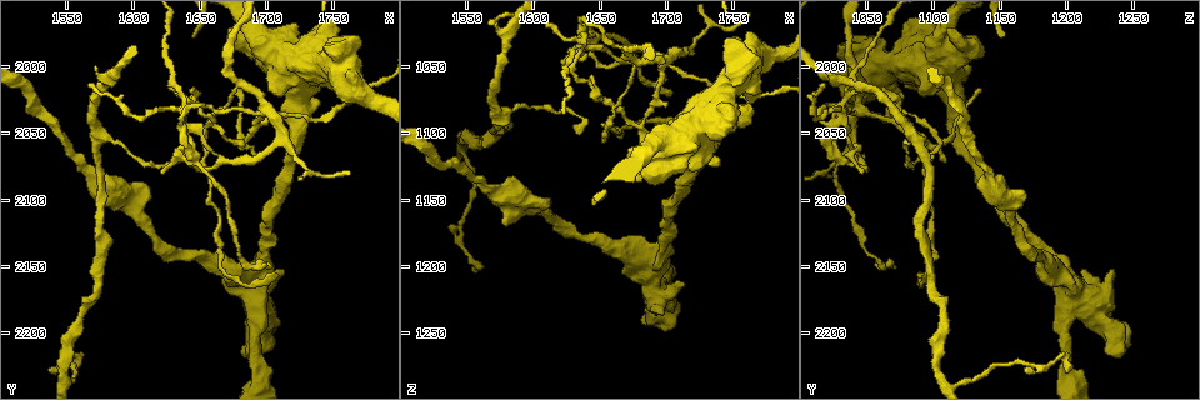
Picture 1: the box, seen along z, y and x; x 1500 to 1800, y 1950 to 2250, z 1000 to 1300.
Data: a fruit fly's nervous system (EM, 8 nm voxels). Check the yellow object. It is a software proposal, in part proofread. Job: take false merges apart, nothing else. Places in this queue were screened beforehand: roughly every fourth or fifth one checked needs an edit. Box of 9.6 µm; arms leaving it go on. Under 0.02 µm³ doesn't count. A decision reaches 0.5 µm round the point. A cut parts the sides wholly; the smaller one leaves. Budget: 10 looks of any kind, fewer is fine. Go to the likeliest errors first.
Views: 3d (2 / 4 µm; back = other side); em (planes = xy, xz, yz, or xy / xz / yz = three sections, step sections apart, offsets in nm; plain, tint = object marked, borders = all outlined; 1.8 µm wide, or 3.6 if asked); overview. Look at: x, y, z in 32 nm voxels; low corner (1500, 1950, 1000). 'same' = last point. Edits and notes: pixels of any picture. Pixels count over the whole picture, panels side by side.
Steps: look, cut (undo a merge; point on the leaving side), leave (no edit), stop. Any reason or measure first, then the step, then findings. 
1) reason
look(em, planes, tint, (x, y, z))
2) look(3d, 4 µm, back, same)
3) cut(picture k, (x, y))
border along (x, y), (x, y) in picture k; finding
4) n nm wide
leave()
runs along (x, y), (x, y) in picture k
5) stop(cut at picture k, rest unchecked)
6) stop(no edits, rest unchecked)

sharp bend
look(3d, 2 µm, back, (1702, 2034, 1046))

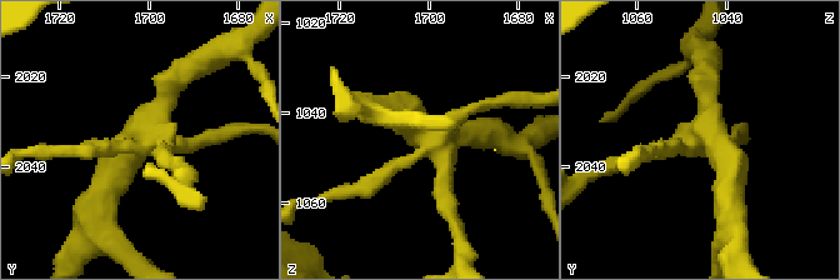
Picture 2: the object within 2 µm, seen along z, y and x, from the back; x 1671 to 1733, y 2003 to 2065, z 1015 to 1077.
now the EM
look(em, xz, step 4, plain, (1701, 2035, 1044))

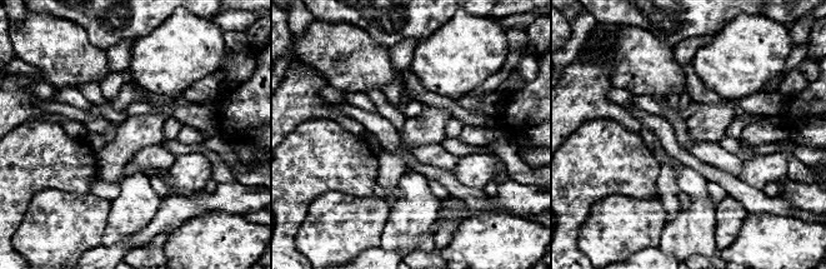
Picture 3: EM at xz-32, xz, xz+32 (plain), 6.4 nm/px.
look(em, xz, step 4, tint, same)

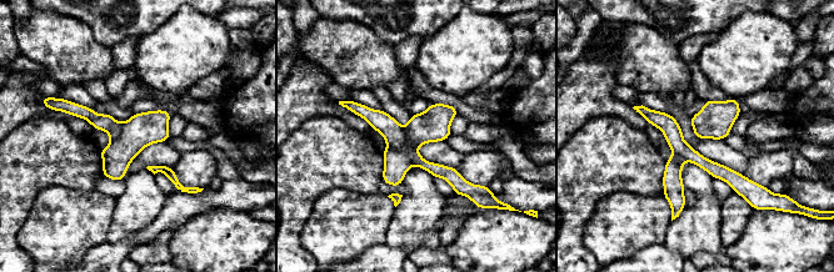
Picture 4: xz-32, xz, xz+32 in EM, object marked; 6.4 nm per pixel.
220 nm wide
leave()
continuous, no second neuron

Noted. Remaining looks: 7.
closes a loop
look(em, planes, tint, (1636, 2034, 1026))

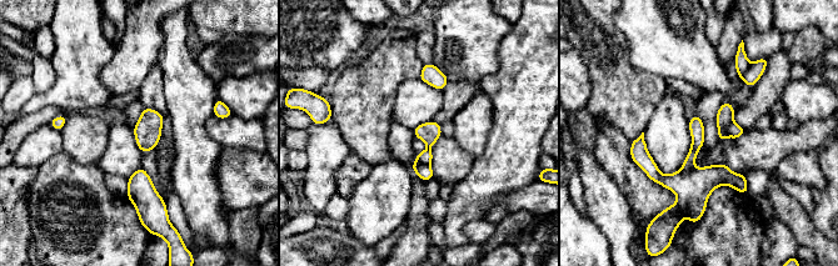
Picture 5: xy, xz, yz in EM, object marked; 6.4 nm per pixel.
leave()
all the same neuron

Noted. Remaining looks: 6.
calibre changes
look(em, planes, tint, (1772, 2016, 1070))

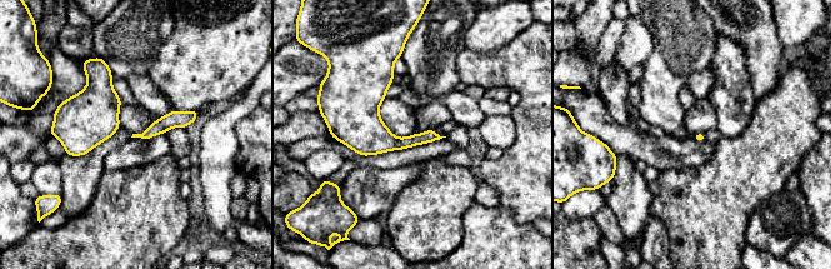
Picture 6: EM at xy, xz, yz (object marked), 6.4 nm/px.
cut(picture 6, (430, 135))
the part that leaves runs along (194, 113), (145, 135) in picture 6; two neurons meet here

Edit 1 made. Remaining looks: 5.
two arms in line, one across
look(em, 3.6 µm, xz, step 4, tint, (1692, 2154, 1192))

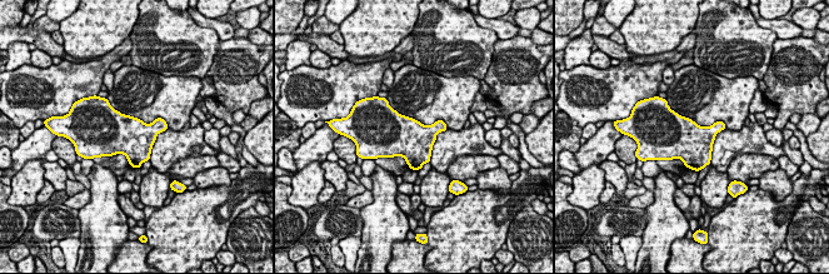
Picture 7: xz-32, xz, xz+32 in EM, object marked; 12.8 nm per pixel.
look(em, 3.6 µm, xy, step 4, tint, same)

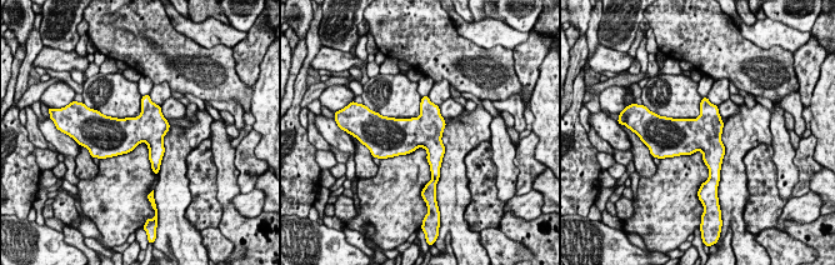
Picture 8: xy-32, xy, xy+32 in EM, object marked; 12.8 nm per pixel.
440 nm wide
leave()
continuous, no second neuron

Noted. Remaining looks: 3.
stop(cut at picture 6, rest unchecked)

